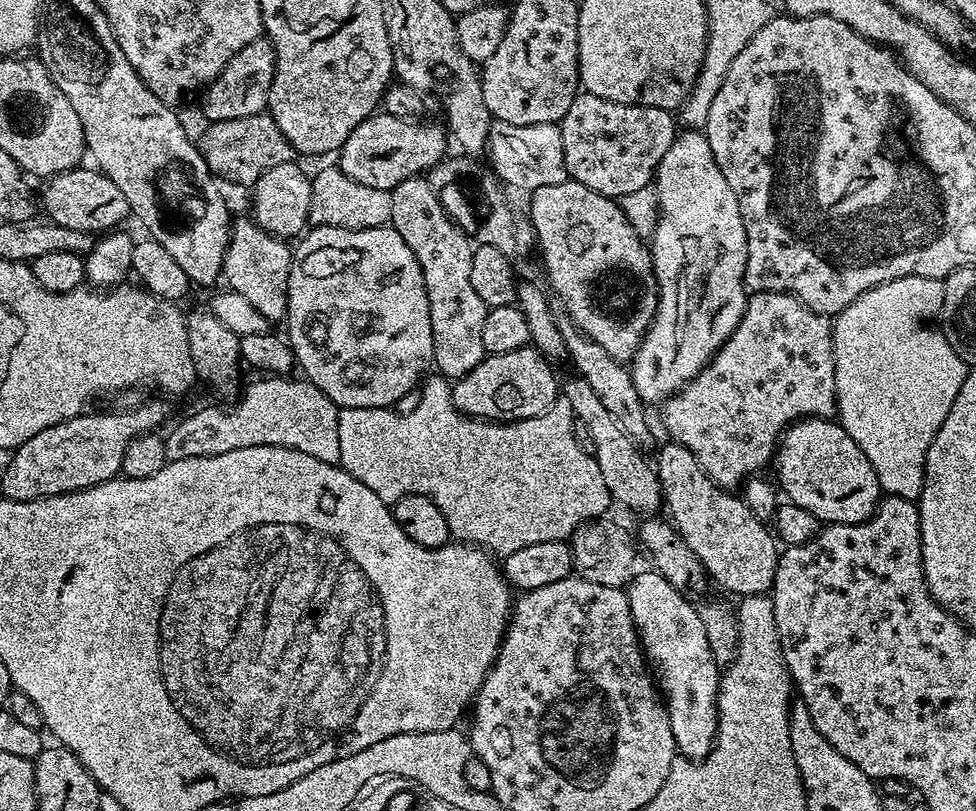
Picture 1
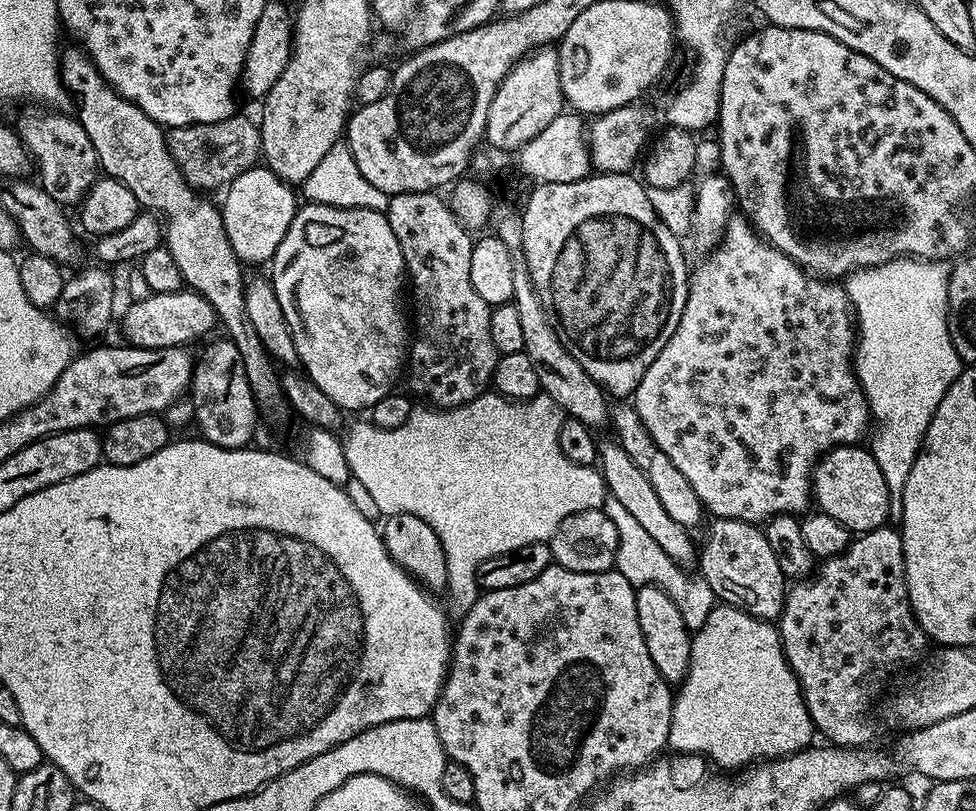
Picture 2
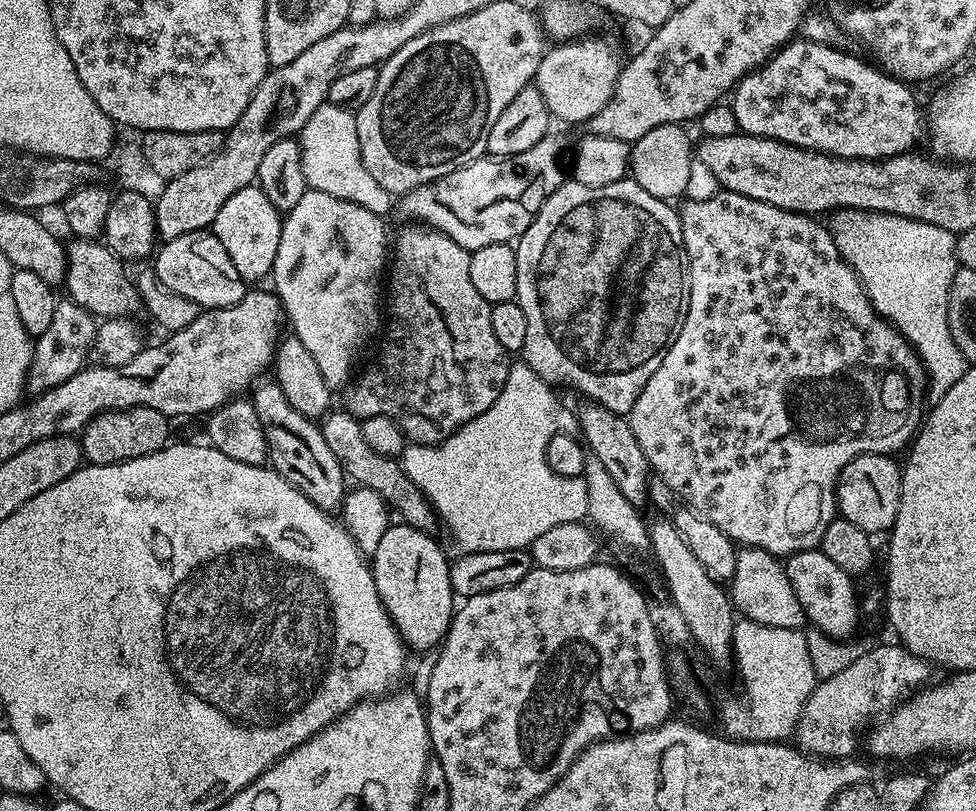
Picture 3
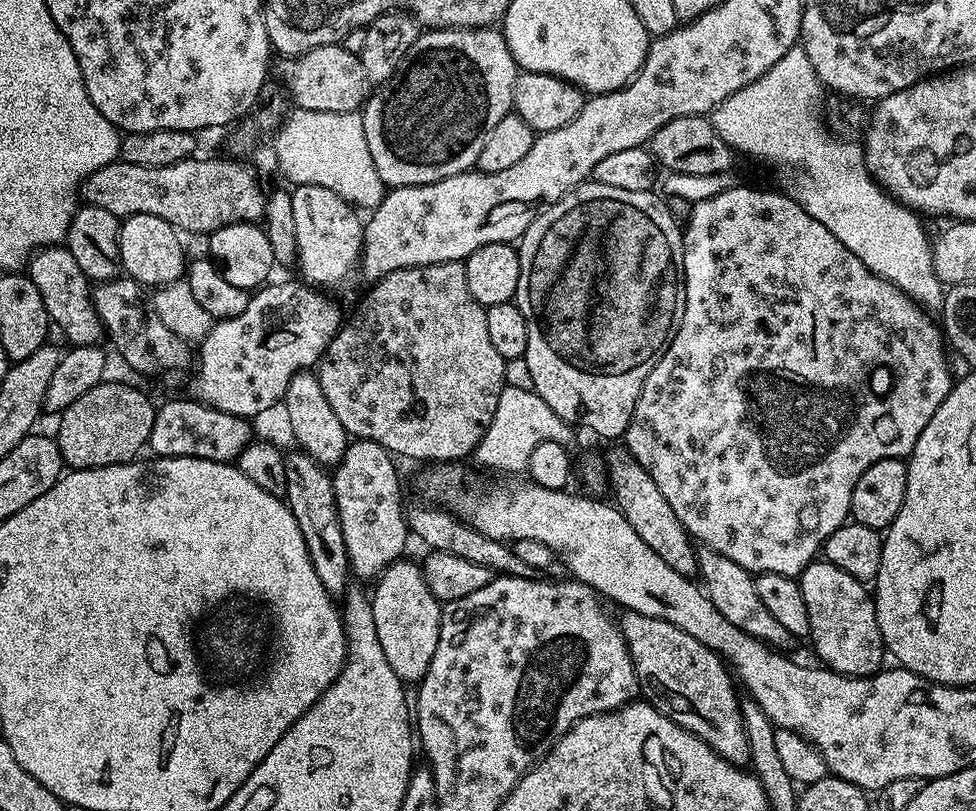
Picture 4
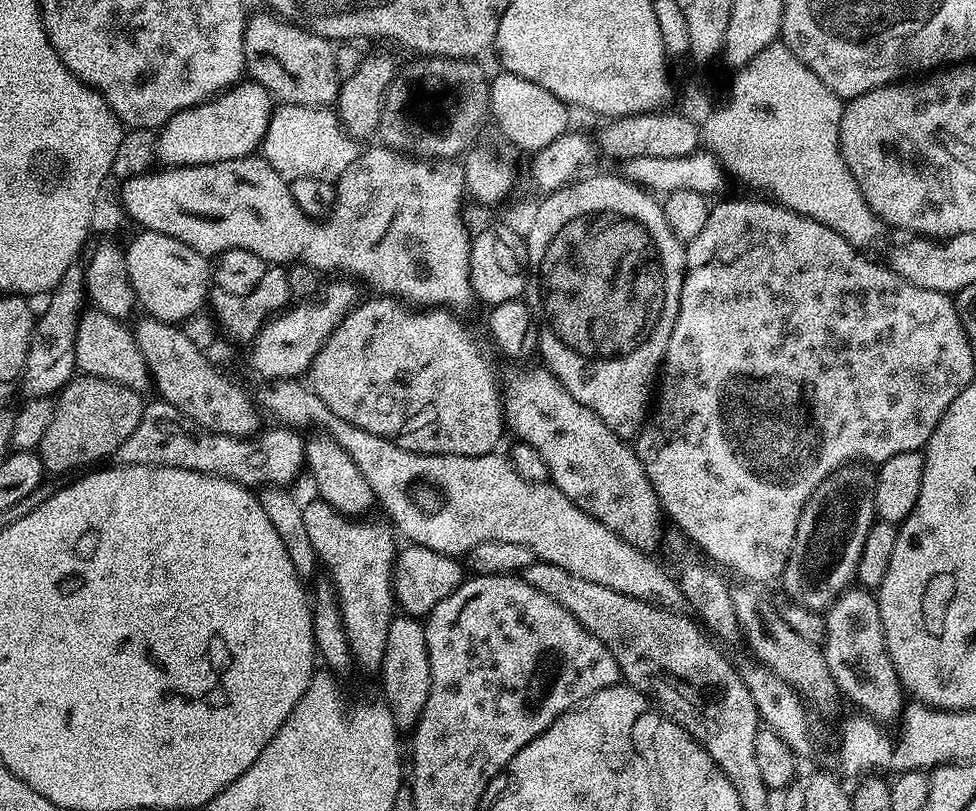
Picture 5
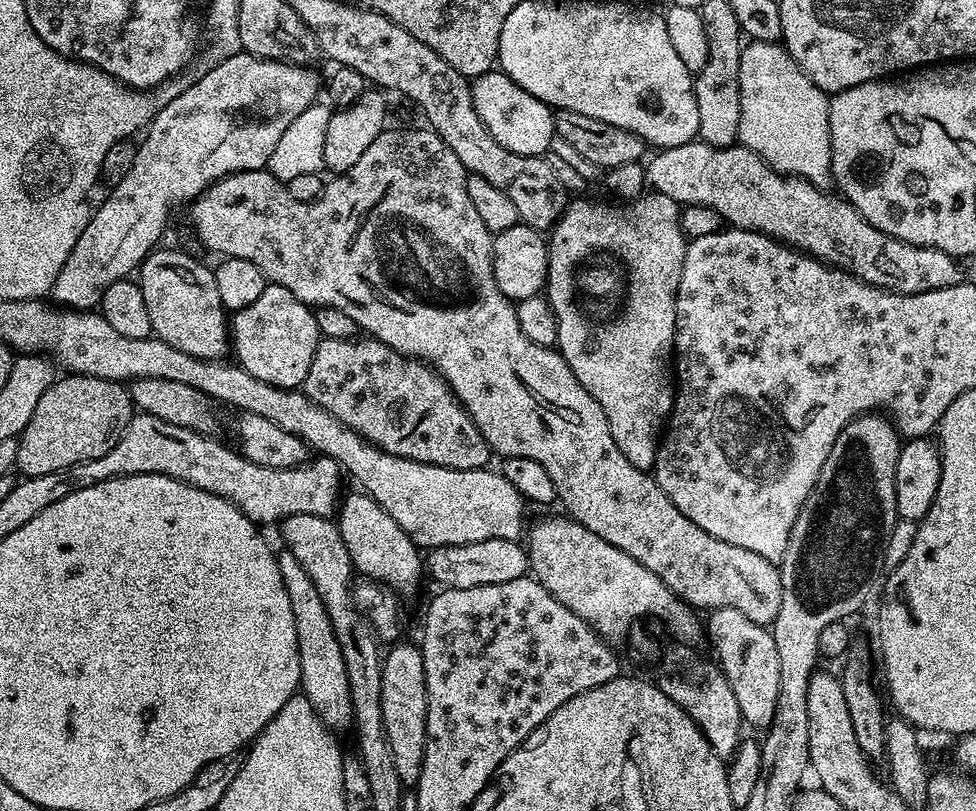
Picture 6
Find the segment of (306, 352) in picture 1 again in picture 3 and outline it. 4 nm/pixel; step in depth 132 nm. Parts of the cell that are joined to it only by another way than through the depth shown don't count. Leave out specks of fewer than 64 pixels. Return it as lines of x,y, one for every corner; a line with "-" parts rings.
306,190
280,226
278,254
270,273
271,287
284,308
287,323
292,323
291,331
310,350
314,362
318,362
318,370
322,370
322,378
326,378
333,390
343,389
353,379
356,355
382,324
382,277
390,260
390,240
388,244
384,223
366,206
334,198
334,194

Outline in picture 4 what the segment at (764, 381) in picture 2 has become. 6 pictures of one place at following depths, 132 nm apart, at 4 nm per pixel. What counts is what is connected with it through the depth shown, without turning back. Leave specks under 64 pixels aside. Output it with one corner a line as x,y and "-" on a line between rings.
729,186
725,192
719,192
705,200
697,200
691,205
692,213
688,216
688,228
686,224
682,232
685,246
684,299
680,313
680,325
670,346
662,354
662,358
658,358
654,370
650,370
646,382
642,382
638,402
634,406
634,414
630,418
630,426
624,431
622,440
630,450
630,454
634,454
634,458
638,458
638,462
642,462
642,470
646,470
646,474
650,474
650,478
654,478
658,490
666,497
666,502
670,502
674,514
678,514
678,522
682,522
682,526
688,531
693,541
718,550
718,554
726,554
726,558
730,558
730,562
738,562
738,566
742,566
750,573
770,572
796,578
803,572
807,564
811,564
813,560
817,559
827,537
834,534
849,519
852,510
852,495
858,478
862,478
862,474
866,474
866,470
870,470
870,466
874,466
874,462
898,460
912,455
914,442
918,442
918,434
922,434
922,430
926,430
926,422
930,422
930,418
934,418
934,410
938,410
938,406
942,406
946,394
950,394
954,383
954,373
941,325
937,321
935,324
928,317
931,315
902,289
894,286
888,280
884,280
878,274
874,274
862,262
858,262
858,258
854,258
854,254
850,254
850,250
846,250
846,246
842,246
842,242
838,242
838,238
834,238
834,234
830,234
830,230
826,230
826,226
822,226
822,222
818,222
818,218
810,218
810,214
806,214
806,210
802,210
798,201
793,200
790,196
785,196
783,191
775,191
763,192
760,188

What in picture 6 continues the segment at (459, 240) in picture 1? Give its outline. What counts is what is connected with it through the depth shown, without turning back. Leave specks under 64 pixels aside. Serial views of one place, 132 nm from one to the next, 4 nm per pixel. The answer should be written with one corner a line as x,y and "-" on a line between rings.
321,339
314,354
314,362
310,362
310,370
306,374
302,390
311,400
318,402
322,410
334,414
338,422
350,426
350,430
386,450
386,454
394,454
398,458
410,458
414,462
426,462
454,470
483,468
489,463
488,459
493,459
492,447
486,442
486,438
482,438
478,426
474,426
474,418
470,418
459,398
452,393
451,386
431,364
411,356
403,356
381,340
360,339

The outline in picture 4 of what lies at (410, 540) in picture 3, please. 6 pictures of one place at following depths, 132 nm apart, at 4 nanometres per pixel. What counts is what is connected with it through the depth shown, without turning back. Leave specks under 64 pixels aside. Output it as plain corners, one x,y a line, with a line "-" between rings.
409,558
395,560
392,565
385,568
375,581
376,589
371,589
370,599
374,610
374,626
378,629
378,642
382,651
386,653
386,662
394,669
394,674
405,682
419,682
424,679
426,670
430,666
430,658
434,658
434,650
438,650
438,634
440,633
441,601
426,586
423,567

